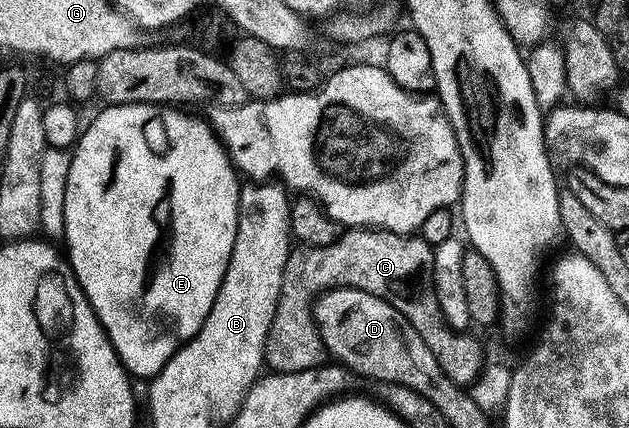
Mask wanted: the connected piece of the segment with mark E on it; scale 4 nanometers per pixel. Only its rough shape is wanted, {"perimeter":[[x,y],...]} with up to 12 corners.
{"perimeter":[[108,105],[66,260],[118,359],[200,330],[242,181],[207,120]]}

